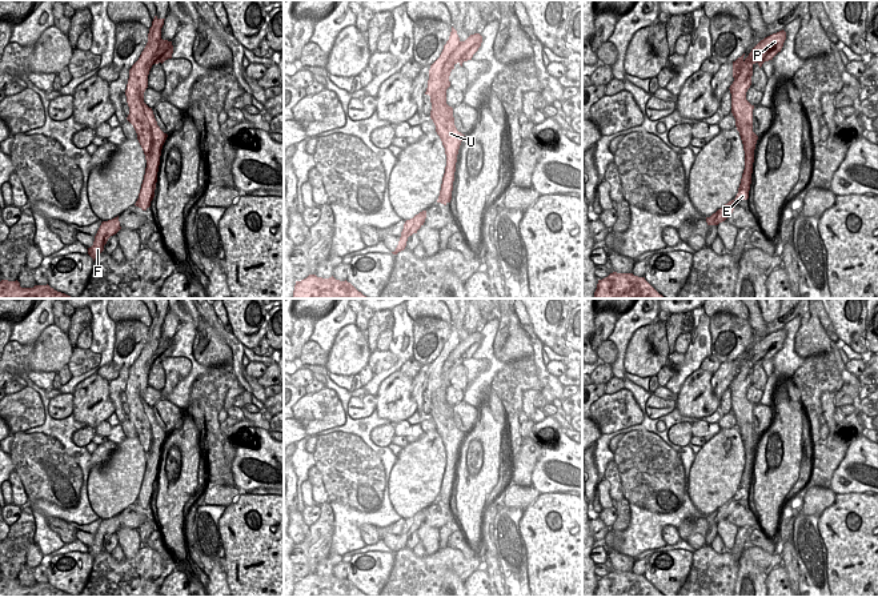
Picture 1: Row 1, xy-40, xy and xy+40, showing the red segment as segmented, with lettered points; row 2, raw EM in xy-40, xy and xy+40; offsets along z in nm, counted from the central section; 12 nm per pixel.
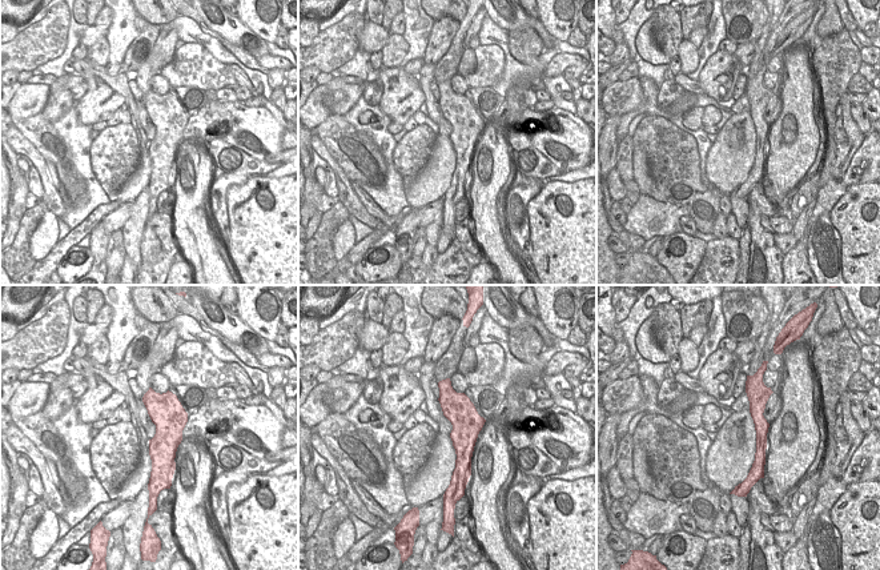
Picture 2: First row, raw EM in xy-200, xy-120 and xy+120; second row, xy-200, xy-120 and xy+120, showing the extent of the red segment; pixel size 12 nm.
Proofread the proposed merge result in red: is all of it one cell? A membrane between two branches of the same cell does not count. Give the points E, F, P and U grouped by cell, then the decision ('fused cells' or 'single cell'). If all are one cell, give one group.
E U / F P | fused cells

